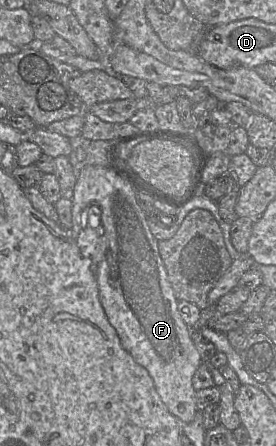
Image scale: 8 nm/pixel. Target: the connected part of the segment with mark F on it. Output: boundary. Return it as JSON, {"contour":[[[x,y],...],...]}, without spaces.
{"contour":[[[88,165],[77,175],[71,202],[70,234],[81,254],[92,262],[102,307],[117,332],[121,346],[148,371],[167,410],[179,421],[191,422],[199,408],[192,378],[202,359],[191,339],[191,328],[178,312],[178,300],[159,254],[158,240],[149,229],[145,214],[138,204],[137,193],[127,181],[106,166]]]}

